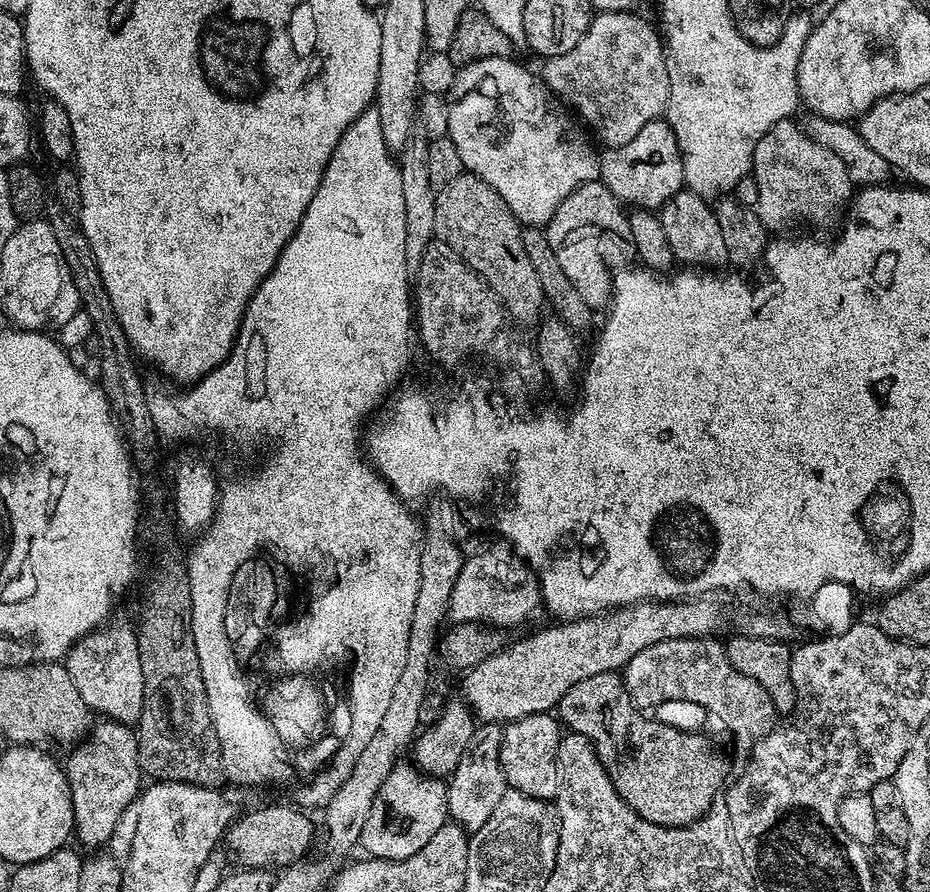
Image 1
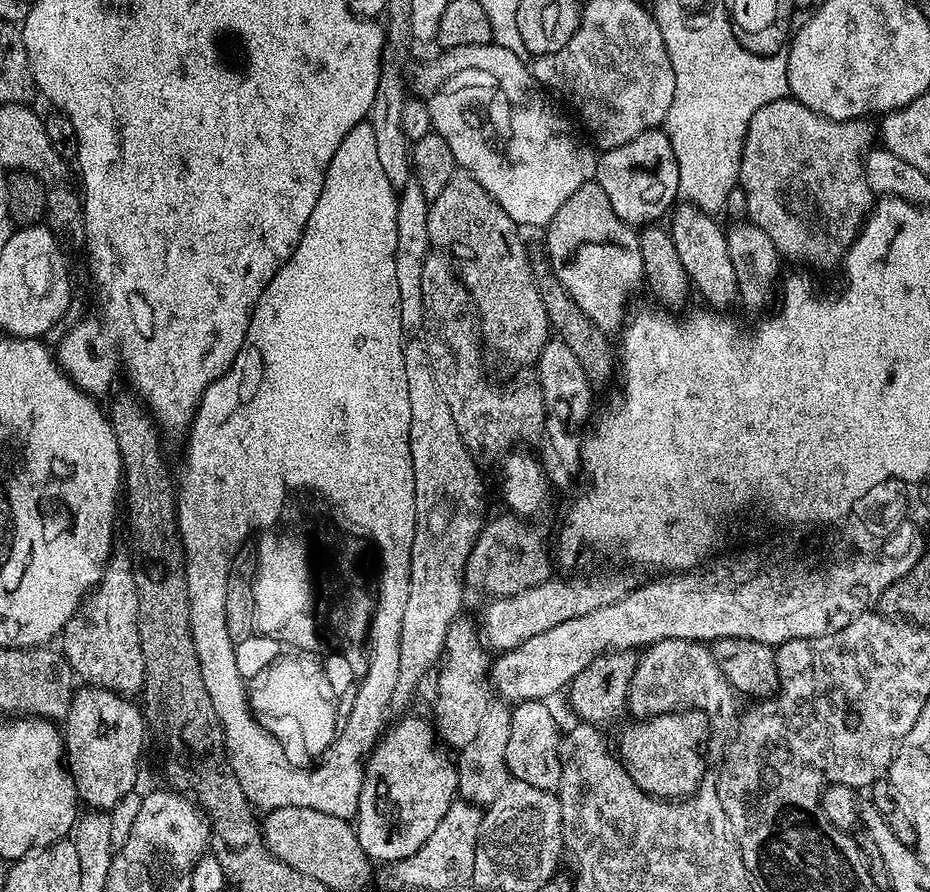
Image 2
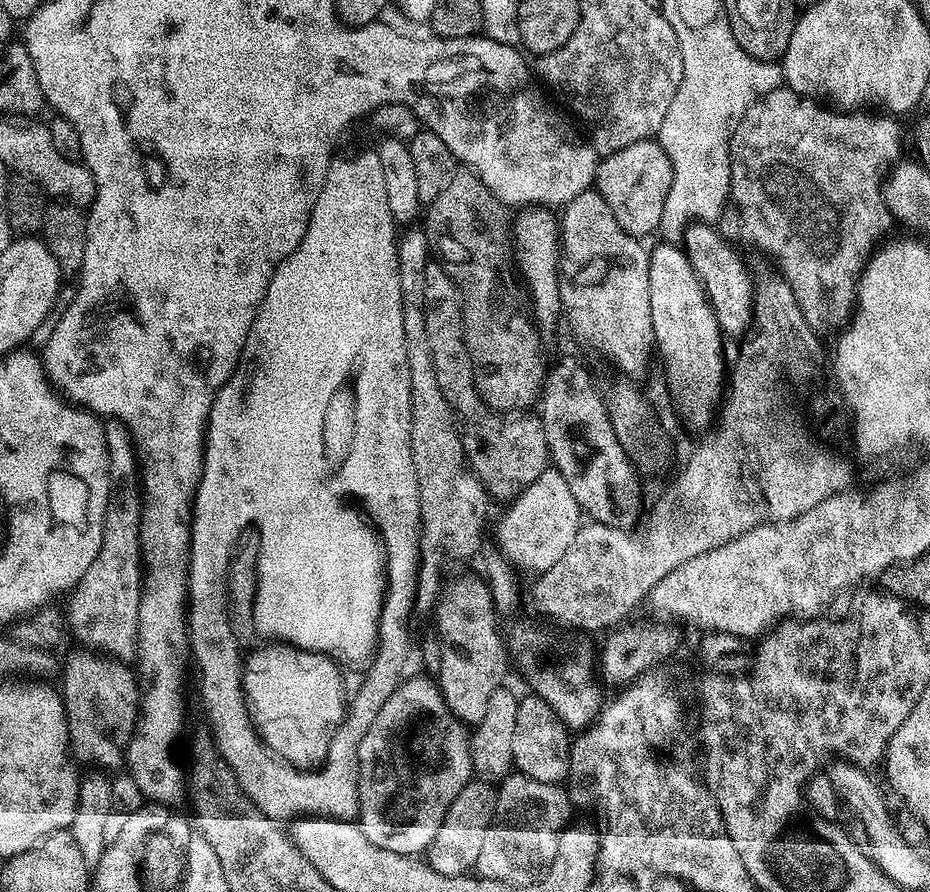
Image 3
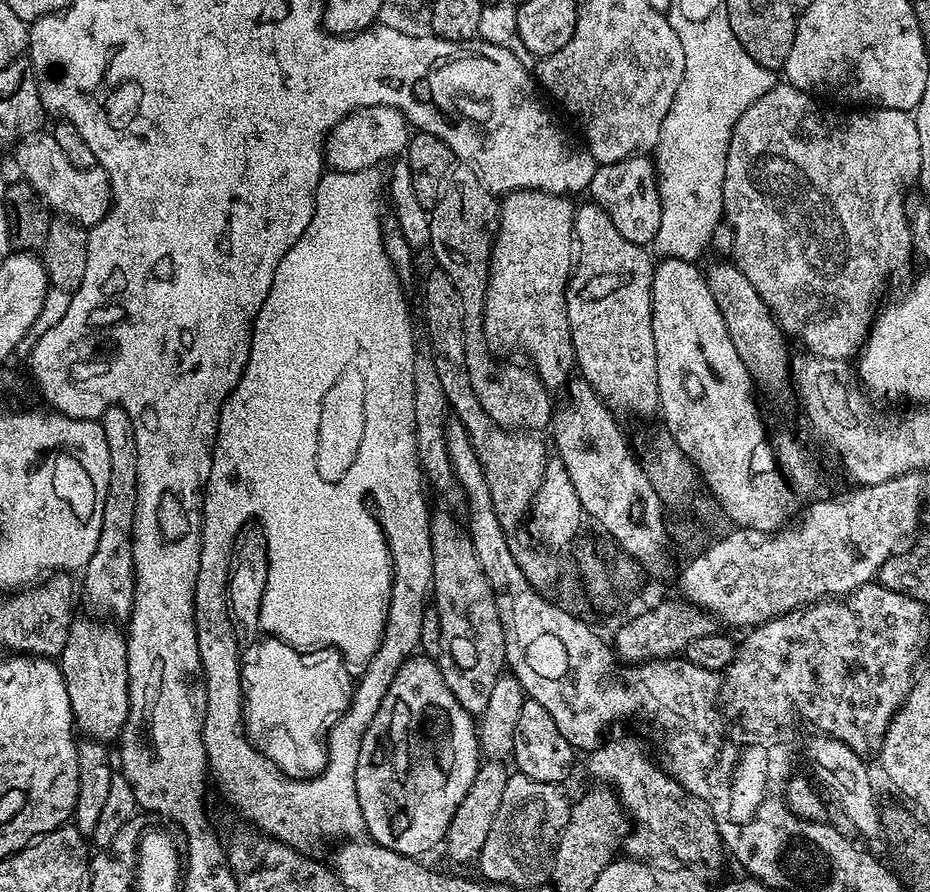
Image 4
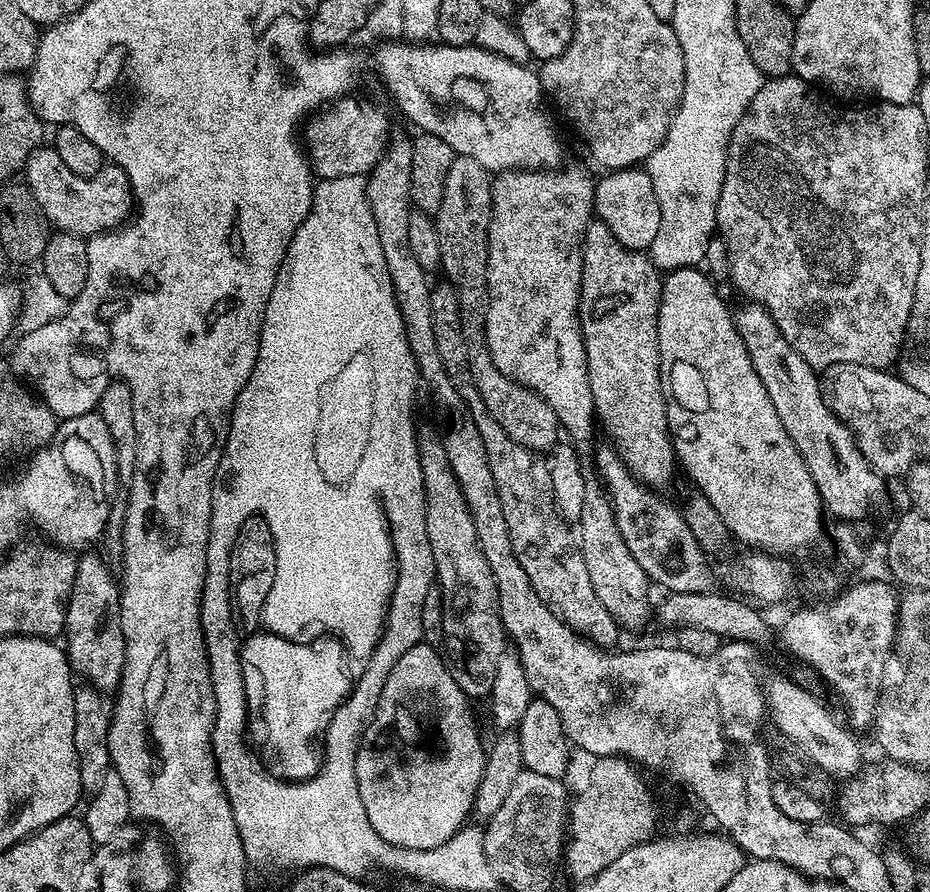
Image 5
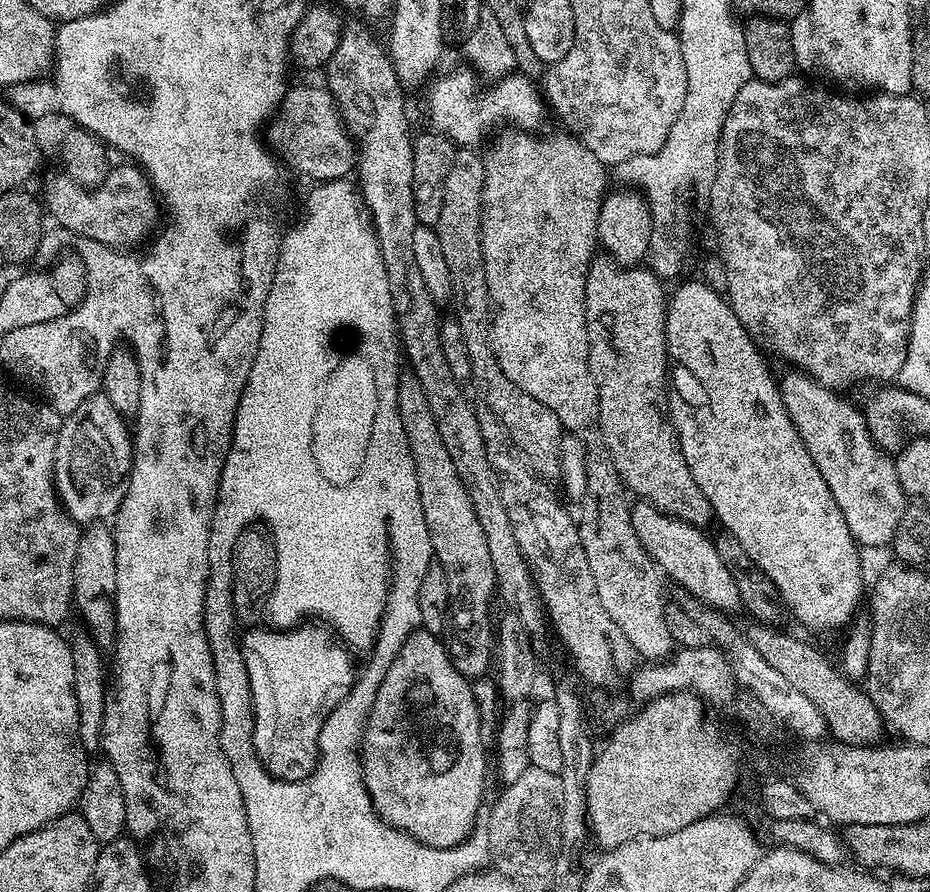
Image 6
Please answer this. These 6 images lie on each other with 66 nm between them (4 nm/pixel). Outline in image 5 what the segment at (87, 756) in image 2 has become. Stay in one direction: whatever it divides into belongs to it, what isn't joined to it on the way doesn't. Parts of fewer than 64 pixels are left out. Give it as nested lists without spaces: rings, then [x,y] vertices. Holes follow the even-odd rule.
[[[96,550],[85,551],[76,561],[74,586],[68,599],[63,635],[68,636],[66,651],[73,673],[77,677],[85,676],[88,679],[85,681],[97,692],[108,694],[120,687],[126,658],[120,587],[117,581],[112,581],[112,572],[107,564],[109,561],[99,551],[92,551]]]

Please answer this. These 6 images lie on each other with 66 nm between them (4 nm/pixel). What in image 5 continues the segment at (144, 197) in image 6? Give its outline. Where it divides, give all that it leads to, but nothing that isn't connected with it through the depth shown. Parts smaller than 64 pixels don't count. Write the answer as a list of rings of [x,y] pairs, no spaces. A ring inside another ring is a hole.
[[[41,146],[30,154],[22,176],[34,198],[38,198],[38,206],[42,206],[42,214],[46,214],[49,225],[61,232],[91,238],[99,232],[119,228],[133,215],[132,187],[117,164],[108,162],[98,174],[79,176],[67,168],[62,158],[58,158],[55,147]]]

